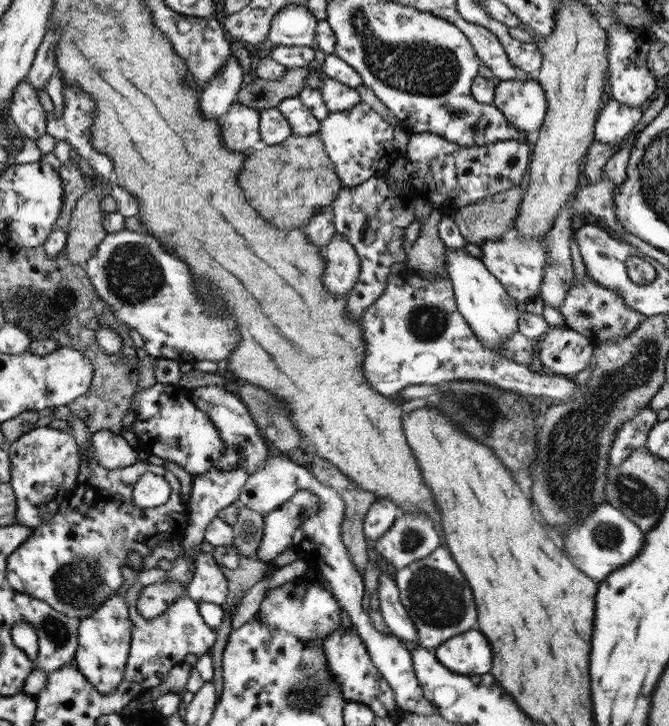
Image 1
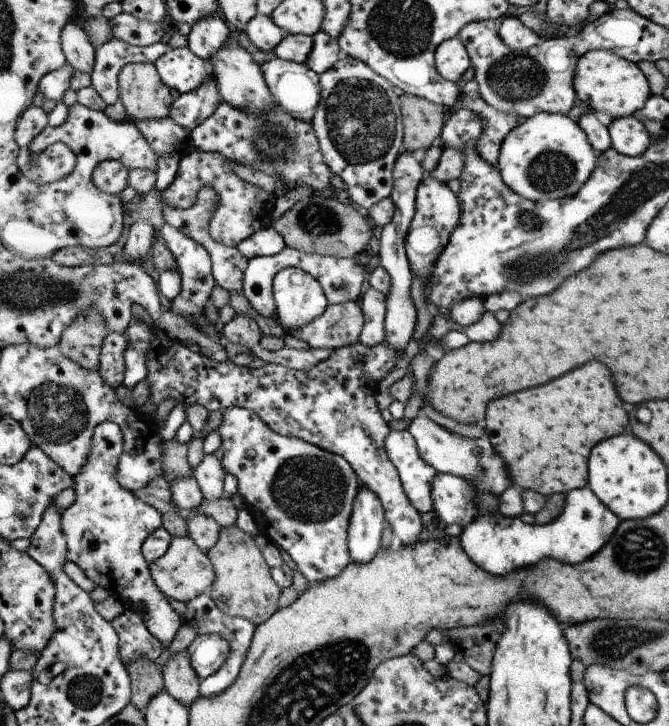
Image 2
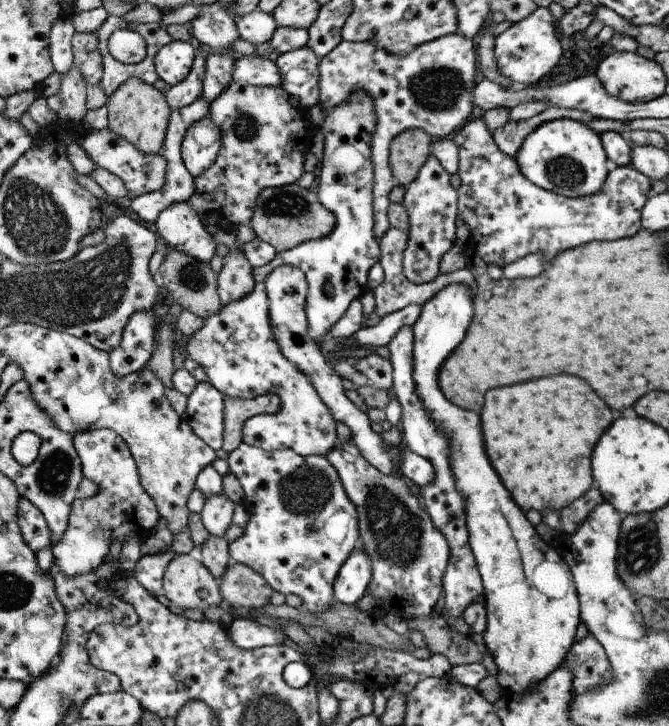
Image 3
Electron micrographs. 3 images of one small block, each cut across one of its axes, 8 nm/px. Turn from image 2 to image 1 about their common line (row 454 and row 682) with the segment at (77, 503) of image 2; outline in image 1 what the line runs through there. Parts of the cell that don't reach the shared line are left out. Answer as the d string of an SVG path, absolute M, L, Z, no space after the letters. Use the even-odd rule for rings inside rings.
M119 594L110 596L96 612L79 619L79 648L75 665L101 693L118 690L126 674L127 659L133 640L133 622L127 602Z

